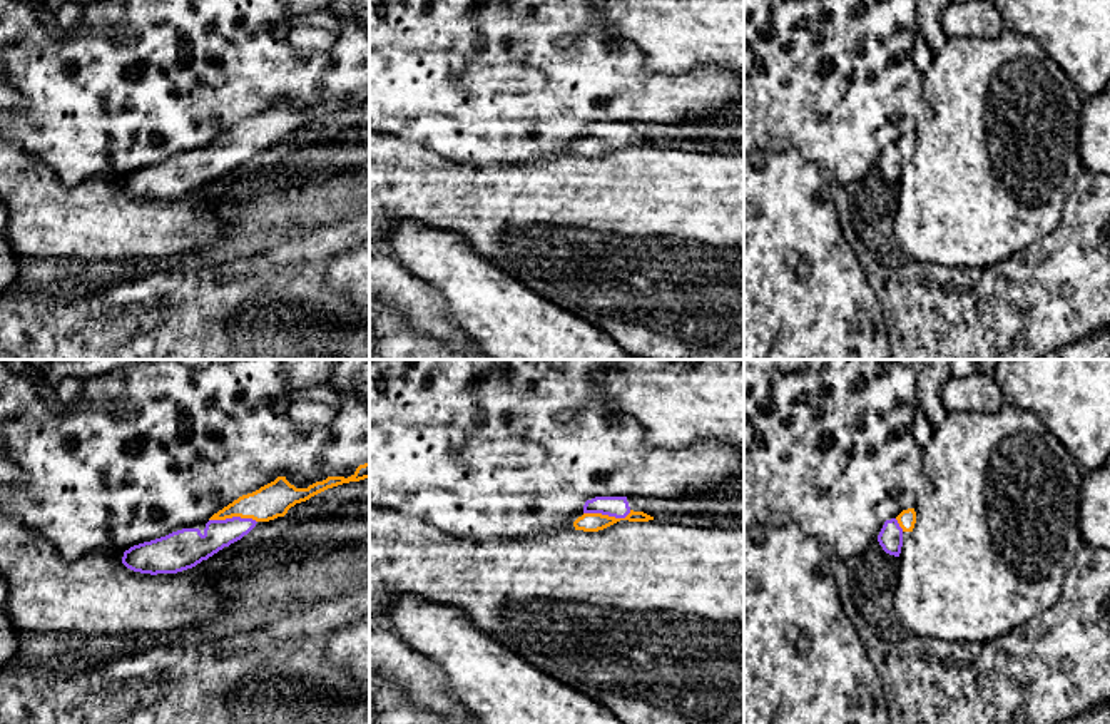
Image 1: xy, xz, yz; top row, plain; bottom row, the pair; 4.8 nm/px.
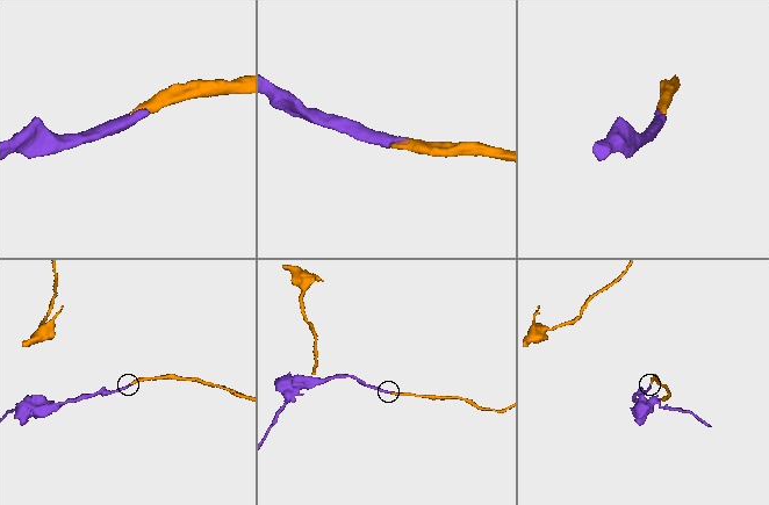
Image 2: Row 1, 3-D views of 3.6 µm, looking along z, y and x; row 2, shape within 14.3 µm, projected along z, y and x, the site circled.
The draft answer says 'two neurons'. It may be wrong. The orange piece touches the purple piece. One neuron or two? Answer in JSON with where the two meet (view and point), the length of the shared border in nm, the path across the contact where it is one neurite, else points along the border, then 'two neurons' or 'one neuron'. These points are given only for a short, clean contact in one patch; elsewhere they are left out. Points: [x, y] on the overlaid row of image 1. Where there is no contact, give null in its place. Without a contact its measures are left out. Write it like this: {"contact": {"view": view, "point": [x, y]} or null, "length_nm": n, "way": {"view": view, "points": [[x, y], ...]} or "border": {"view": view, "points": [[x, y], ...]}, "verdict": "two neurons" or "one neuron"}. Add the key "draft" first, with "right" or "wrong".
{"draft": "wrong", "contact": {"view": "xz", "point": [607, 515]}, "length_nm": 240, "way": {"view": "xz", "points": [[589, 522], [597, 515], [607, 515], [617, 507]]}, "verdict": "one neuron"}

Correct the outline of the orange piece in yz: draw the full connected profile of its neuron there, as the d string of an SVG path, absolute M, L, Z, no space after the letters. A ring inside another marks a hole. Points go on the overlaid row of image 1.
M914 508L903 510L896 518L886 520L878 542L889 555L899 557L903 547L903 533L913 532L916 523Z

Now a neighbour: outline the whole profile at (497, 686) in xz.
M400 595L381 619L408 647L436 665L448 689L481 724L622 724L608 707L527 664L481 632L458 607Z

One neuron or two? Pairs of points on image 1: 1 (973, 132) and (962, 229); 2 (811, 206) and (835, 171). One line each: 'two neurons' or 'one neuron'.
1: one neuron
2: two neurons

